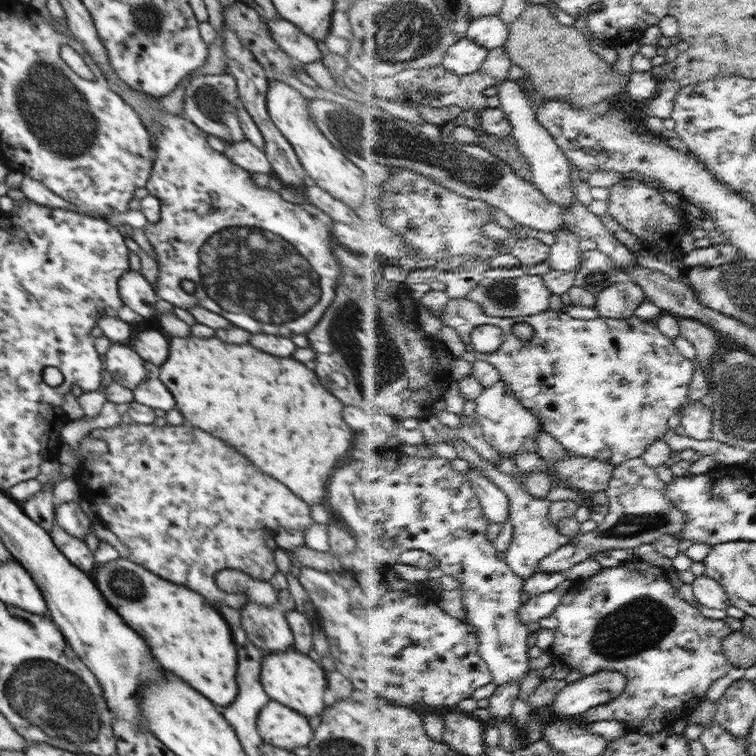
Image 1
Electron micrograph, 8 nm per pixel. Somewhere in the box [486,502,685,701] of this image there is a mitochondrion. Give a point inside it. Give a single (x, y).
(643, 622)

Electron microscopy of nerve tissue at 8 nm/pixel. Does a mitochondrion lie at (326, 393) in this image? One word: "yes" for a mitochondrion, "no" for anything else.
no

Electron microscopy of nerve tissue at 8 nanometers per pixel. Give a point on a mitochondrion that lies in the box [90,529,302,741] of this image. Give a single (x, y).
(128, 585)

